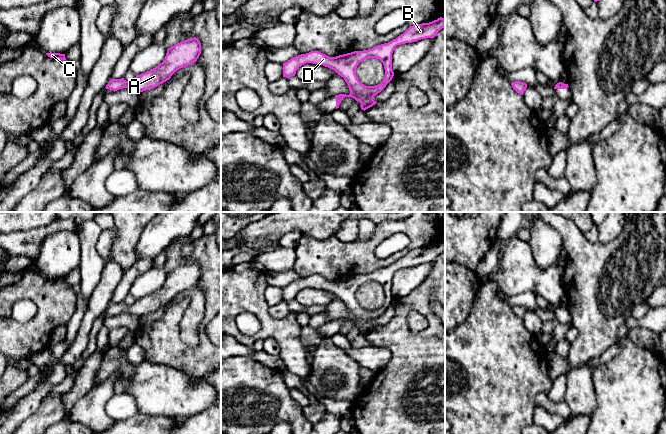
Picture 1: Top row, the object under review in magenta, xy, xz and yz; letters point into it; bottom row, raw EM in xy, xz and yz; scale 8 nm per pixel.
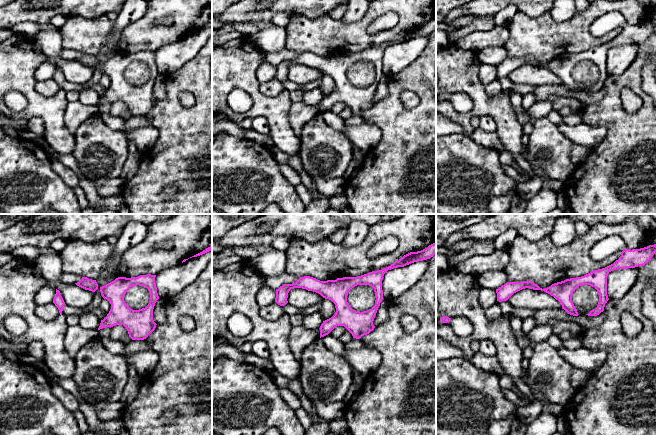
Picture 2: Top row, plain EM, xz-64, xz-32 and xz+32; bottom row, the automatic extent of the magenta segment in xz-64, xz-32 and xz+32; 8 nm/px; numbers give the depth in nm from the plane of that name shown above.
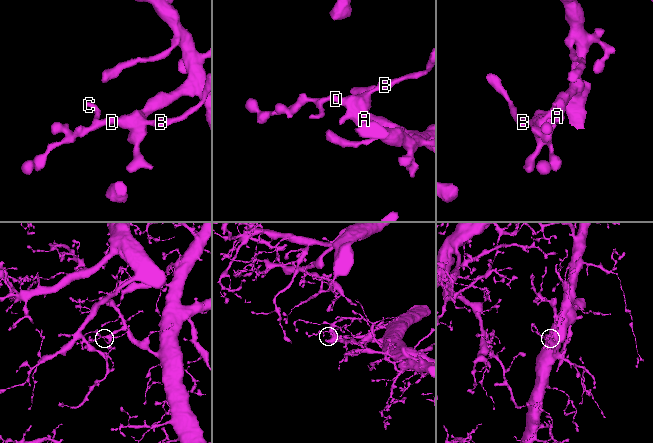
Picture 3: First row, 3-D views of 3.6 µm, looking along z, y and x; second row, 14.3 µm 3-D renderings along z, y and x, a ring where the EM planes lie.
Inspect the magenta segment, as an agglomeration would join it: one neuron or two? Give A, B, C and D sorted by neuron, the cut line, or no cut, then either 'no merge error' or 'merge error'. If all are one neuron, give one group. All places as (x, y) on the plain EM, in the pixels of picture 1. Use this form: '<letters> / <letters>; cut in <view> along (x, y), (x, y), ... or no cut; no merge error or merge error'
A B C D; no cut; no merge error

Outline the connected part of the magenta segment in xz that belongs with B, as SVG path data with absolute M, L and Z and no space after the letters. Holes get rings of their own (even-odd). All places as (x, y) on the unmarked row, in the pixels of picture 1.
M440 241L429 247L410 250L396 263L393 263L388 267L377 269L368 274L354 275L336 281L329 281L319 275L301 278L292 281L290 284L283 287L283 301L289 302L295 300L296 295L306 287L328 291L344 302L350 314L349 319L339 318L335 320L336 333L339 332L341 325L345 321L352 321L361 327L360 331L365 335L377 327L373 324L373 321L380 317L394 300L392 294L392 277L395 271L421 263L434 262L442 252L445 252L445 243ZM369 282L379 283L383 287L385 293L383 305L375 310L366 310L362 308L356 300L358 288Z

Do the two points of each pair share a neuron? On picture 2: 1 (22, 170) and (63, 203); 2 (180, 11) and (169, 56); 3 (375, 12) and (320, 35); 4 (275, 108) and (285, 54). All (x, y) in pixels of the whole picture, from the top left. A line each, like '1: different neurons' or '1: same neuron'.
1: same neuron
2: different neurons
3: same neuron
4: different neurons

